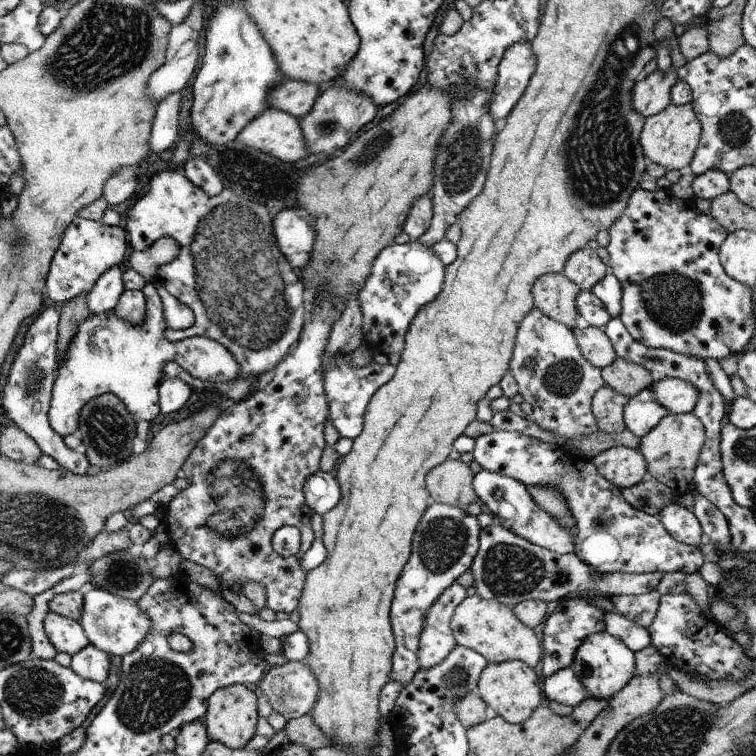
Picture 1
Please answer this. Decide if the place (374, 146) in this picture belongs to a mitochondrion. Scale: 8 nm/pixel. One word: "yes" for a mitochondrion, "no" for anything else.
yes

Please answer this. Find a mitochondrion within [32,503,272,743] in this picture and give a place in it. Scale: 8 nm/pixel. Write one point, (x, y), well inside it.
(155, 688)

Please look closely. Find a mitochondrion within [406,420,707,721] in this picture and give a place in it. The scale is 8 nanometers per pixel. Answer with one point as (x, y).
(509, 570)

